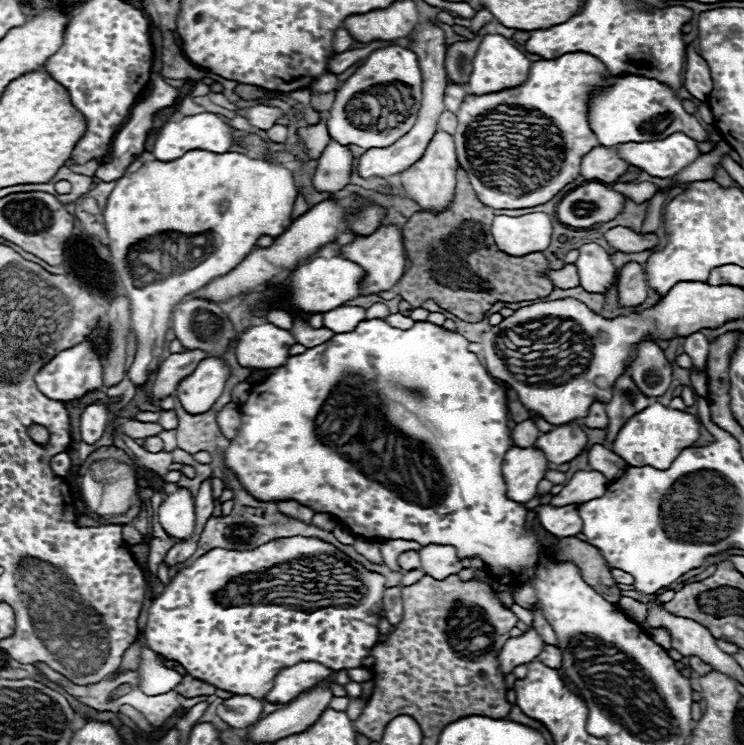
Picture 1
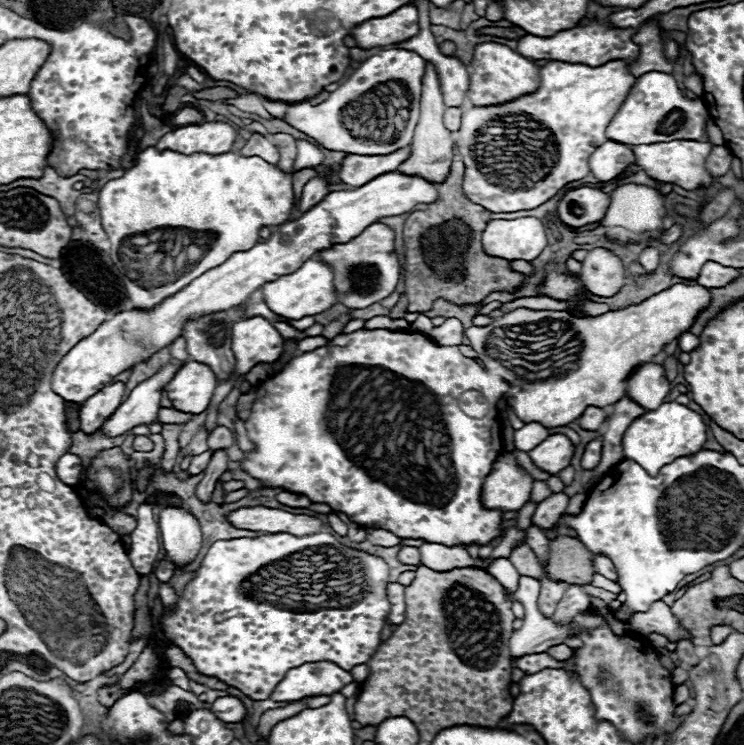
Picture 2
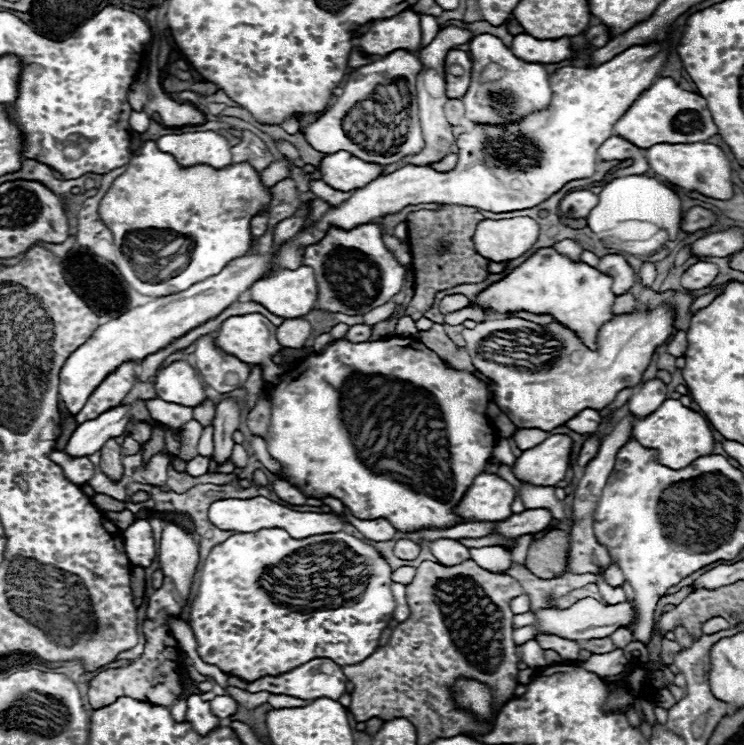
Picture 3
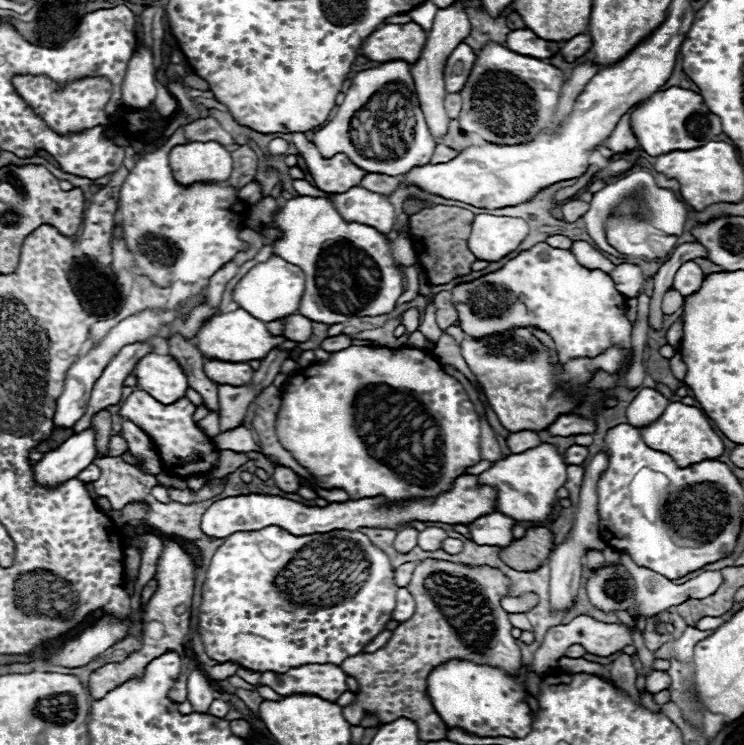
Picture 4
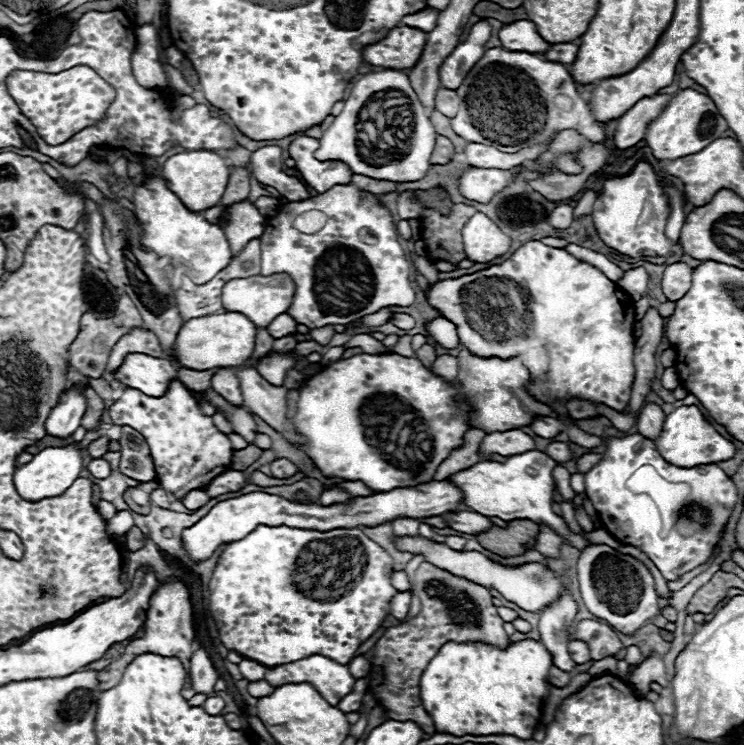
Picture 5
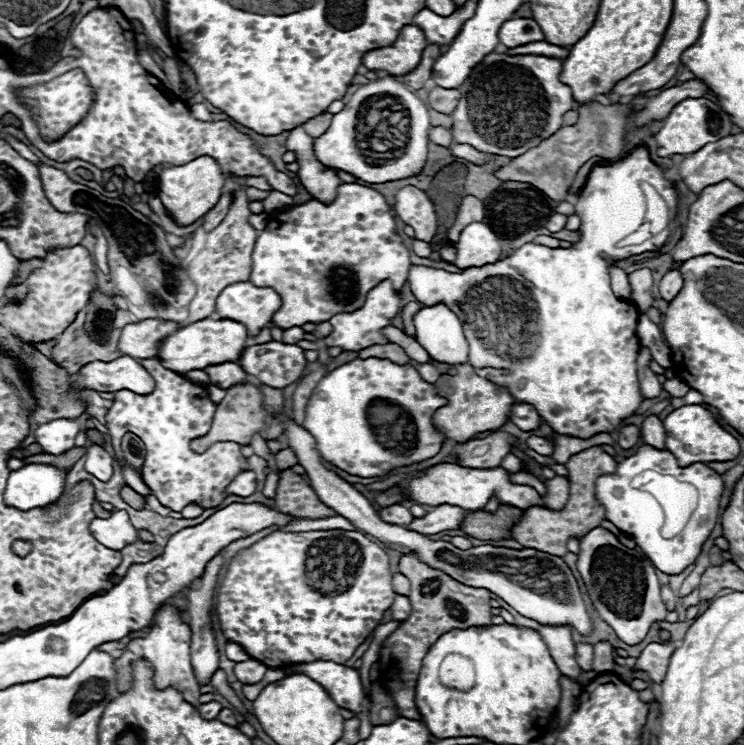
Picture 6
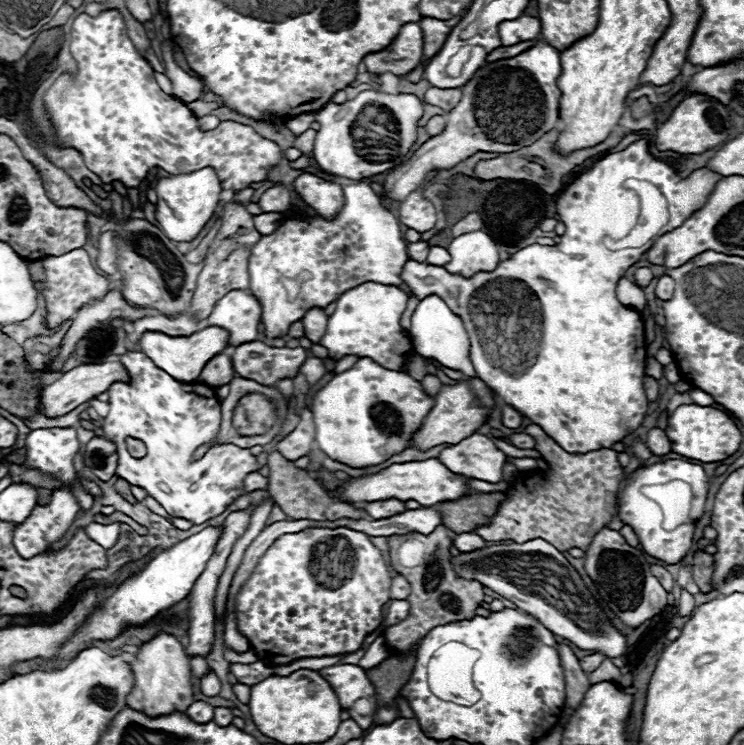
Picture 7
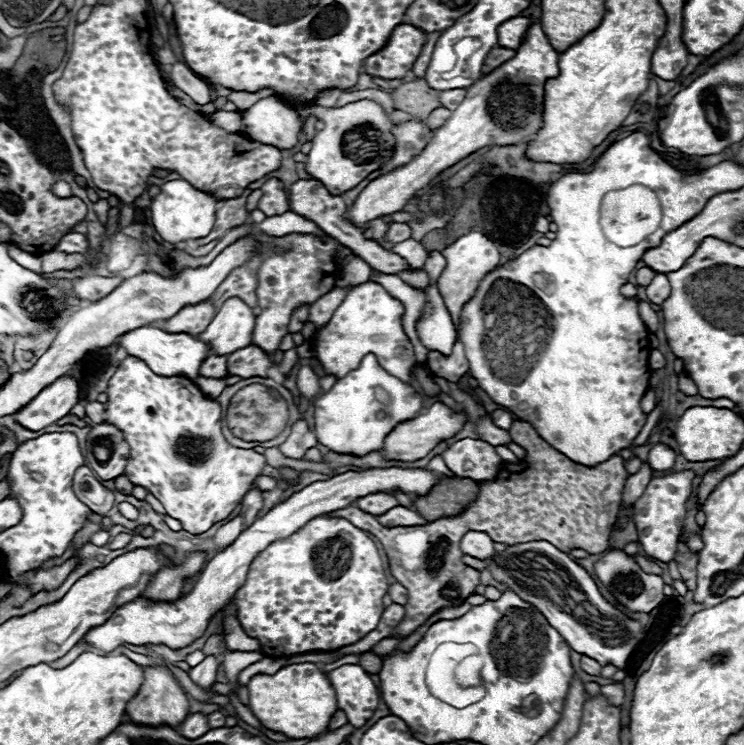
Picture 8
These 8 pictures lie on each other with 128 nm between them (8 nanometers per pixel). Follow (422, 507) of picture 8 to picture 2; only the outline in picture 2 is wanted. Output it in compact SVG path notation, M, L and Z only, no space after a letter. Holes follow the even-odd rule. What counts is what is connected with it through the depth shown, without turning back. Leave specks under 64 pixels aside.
M558 536L550 540L546 572L554 580L568 584L588 584L592 580L592 552L570 536Z

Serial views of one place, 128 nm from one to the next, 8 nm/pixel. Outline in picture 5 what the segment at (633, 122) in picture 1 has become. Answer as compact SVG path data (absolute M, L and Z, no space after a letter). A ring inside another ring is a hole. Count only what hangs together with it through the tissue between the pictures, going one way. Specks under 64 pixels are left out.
M688 88L674 94L666 110L648 126L646 142L658 160L672 160L672 158L682 158L684 154L700 152L704 146L720 138L726 130L728 130L728 124L720 116L716 104L708 96Z

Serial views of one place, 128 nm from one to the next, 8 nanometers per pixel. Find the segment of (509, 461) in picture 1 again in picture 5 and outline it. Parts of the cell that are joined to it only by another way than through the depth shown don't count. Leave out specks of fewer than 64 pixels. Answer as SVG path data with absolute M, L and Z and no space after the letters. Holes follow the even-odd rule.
M442 480L442 482L426 482L426 484L418 484L418 486L408 486L408 488L396 488L396 490L390 490L390 492L378 492L378 494L372 494L372 496L356 498L354 502L350 502L350 504L346 504L346 506L344 506L344 504L332 504L332 506L308 504L308 506L306 506L306 504L290 502L290 500L280 498L280 496L272 496L272 494L264 494L264 492L250 492L250 494L240 496L240 498L232 498L232 500L218 502L200 522L196 522L194 526L182 530L182 546L191 560L198 563L208 560L220 544L238 542L240 538L248 536L250 532L254 532L254 530L258 528L258 524L264 524L264 526L288 526L288 528L302 528L302 530L320 530L320 532L326 532L326 530L334 530L334 528L376 526L376 524L382 524L382 522L390 522L392 518L398 518L398 516L410 516L410 518L440 516L440 514L444 514L444 512L456 510L458 506L462 506L462 492L460 492L456 486L452 486L450 482L446 482L446 480Z

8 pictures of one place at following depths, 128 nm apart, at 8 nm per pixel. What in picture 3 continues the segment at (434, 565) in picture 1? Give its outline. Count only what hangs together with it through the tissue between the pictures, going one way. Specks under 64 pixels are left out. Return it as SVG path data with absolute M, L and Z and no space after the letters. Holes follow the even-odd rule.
M440 538L440 540L432 542L430 550L438 558L438 562L444 564L444 566L460 564L460 562L464 562L464 560L470 558L470 552L468 552L466 546L462 546L456 540L448 540L448 538Z

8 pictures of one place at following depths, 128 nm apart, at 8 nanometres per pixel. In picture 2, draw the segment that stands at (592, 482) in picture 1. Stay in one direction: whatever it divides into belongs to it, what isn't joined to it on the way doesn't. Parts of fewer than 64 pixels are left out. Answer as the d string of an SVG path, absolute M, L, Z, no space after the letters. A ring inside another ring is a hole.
M556 492L552 494L550 498L542 500L532 516L532 524L546 530L546 528L552 528L556 524L556 520L560 518L560 514L566 510L568 506L568 496L564 492Z

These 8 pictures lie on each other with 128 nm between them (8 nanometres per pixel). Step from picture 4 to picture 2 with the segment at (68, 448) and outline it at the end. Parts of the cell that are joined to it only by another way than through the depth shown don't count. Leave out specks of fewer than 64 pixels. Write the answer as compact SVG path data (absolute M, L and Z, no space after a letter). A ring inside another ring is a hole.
M166 364L158 374L148 378L146 382L138 384L126 402L122 402L116 412L96 430L104 436L122 436L130 432L134 426L140 424L154 424L158 422L158 410L160 410L160 394L164 384L176 374L180 366Z

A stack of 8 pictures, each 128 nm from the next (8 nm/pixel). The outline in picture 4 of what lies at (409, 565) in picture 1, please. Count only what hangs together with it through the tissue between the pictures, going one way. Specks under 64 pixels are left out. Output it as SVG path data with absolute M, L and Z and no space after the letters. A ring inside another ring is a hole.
M404 526L398 530L396 540L394 540L394 548L398 552L410 552L416 546L416 538L418 538L418 530L412 526Z

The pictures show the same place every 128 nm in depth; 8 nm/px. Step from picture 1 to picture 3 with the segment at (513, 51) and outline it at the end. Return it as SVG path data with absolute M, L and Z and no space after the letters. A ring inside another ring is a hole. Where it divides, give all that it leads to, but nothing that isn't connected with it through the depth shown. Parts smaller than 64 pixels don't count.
M480 34L470 40L470 58L472 58L472 82L468 92L462 96L466 106L466 118L474 124L492 124L504 126L522 120L532 112L542 112L550 104L550 74L538 62L524 62L512 54L500 38L492 34ZM492 66L496 72L486 74L486 68Z

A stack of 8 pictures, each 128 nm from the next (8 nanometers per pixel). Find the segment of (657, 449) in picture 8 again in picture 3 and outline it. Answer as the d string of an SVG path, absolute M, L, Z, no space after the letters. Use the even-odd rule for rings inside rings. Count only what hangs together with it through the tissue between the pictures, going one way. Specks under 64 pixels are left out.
M650 380L644 386L638 386L632 398L628 400L630 414L636 418L646 418L664 404L664 400L668 398L666 394L668 394L666 384L660 380Z

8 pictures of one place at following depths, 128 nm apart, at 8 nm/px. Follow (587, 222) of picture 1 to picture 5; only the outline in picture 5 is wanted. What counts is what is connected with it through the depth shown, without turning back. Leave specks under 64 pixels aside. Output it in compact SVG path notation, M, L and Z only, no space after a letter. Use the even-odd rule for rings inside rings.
M558 206L558 208L554 208L552 210L552 214L550 214L550 224L554 226L554 228L558 228L558 230L564 230L564 228L568 228L570 224L572 224L572 206Z

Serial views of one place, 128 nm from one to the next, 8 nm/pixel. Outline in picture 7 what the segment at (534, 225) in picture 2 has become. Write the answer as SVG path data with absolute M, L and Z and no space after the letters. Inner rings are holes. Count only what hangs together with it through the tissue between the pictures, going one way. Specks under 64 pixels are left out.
M482 230L454 238L448 246L448 252L452 258L444 268L450 274L460 274L464 278L472 278L478 272L494 270L500 264L494 240Z

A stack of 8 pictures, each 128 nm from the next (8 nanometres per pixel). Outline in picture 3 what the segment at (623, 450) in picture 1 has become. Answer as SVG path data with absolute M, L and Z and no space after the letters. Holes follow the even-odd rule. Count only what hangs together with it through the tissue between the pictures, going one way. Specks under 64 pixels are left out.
M666 400L654 414L648 418L636 420L634 424L634 438L644 446L644 448L654 448L660 452L658 460L674 470L686 468L700 456L708 456L714 450L714 436L710 430L710 424L704 416L698 412L686 408L680 404L680 400Z

